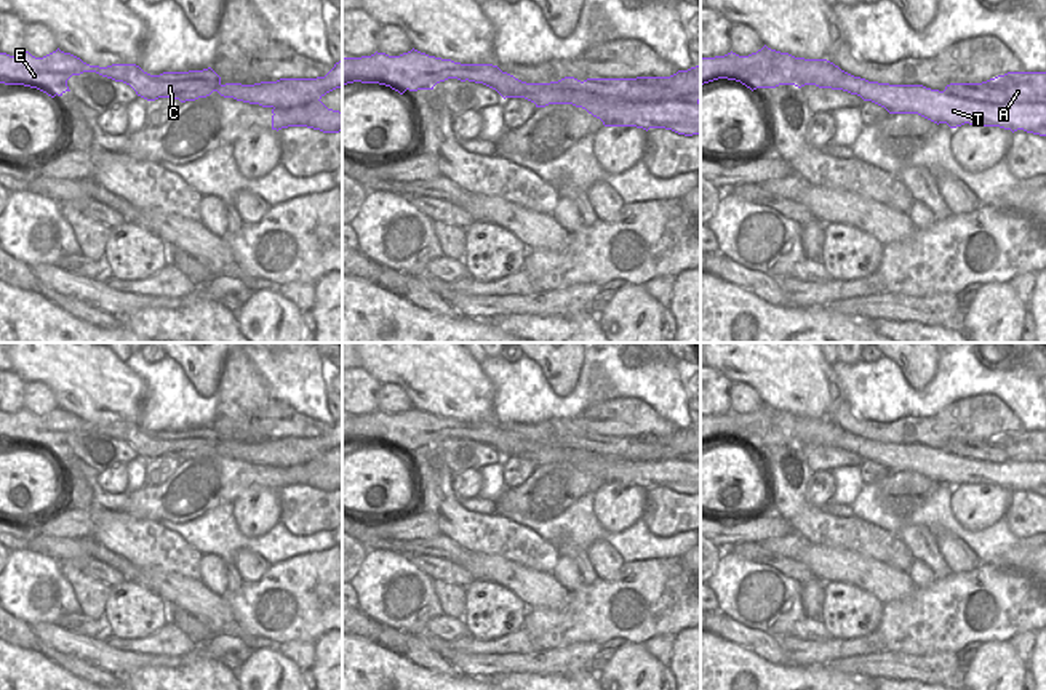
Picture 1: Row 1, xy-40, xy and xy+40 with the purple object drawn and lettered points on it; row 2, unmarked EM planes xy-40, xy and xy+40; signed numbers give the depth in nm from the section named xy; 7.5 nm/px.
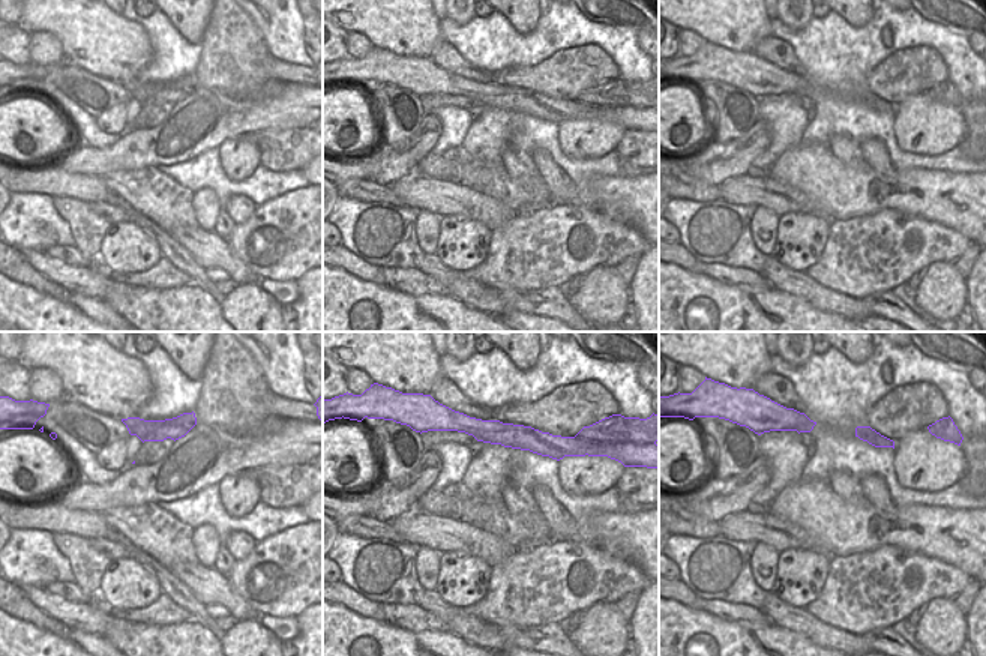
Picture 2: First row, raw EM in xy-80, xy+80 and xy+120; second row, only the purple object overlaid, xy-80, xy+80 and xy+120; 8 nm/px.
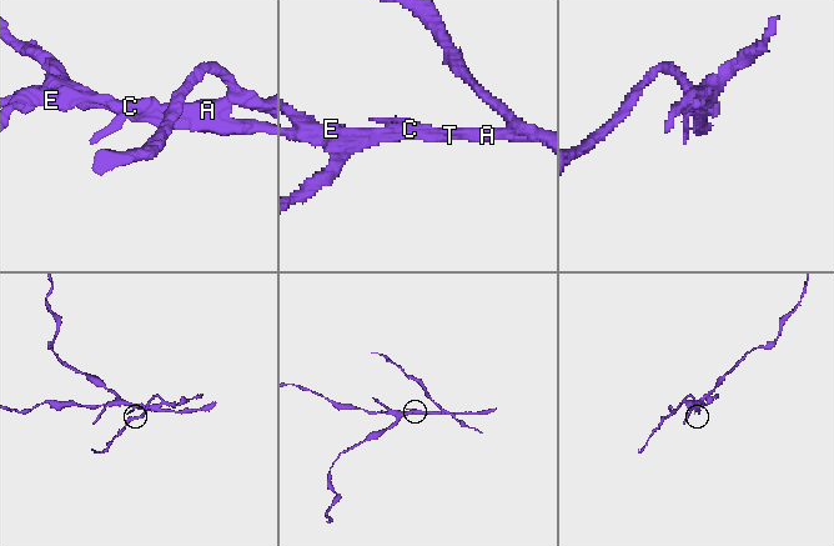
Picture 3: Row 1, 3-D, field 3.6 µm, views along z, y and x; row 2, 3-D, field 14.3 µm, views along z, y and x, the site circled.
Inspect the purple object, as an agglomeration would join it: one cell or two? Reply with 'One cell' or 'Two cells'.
Two cells.

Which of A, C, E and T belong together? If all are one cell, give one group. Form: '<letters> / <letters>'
A C E / T

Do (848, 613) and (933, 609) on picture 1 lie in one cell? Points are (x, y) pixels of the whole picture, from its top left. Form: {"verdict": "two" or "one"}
{"verdict": "two"}

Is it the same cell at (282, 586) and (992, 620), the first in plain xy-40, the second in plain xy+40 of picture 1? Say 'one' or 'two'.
one

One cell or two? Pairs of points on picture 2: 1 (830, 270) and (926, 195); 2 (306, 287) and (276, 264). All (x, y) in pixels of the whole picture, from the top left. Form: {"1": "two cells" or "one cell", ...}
{"1": "two cells", "2": "two cells"}

